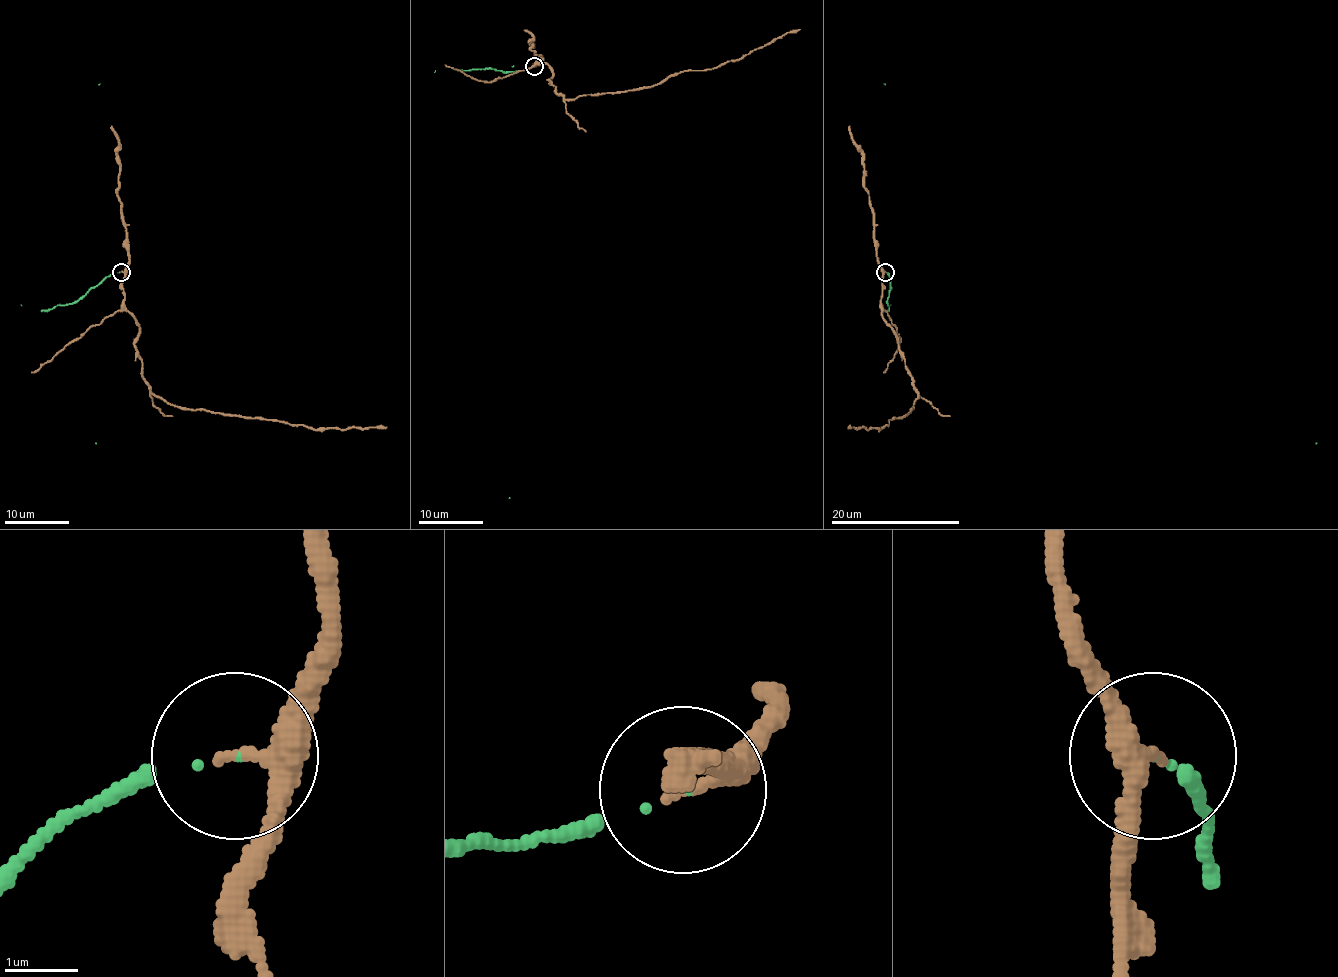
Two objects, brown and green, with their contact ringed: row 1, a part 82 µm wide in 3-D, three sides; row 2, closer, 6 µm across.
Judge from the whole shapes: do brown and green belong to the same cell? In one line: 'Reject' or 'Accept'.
Reject

